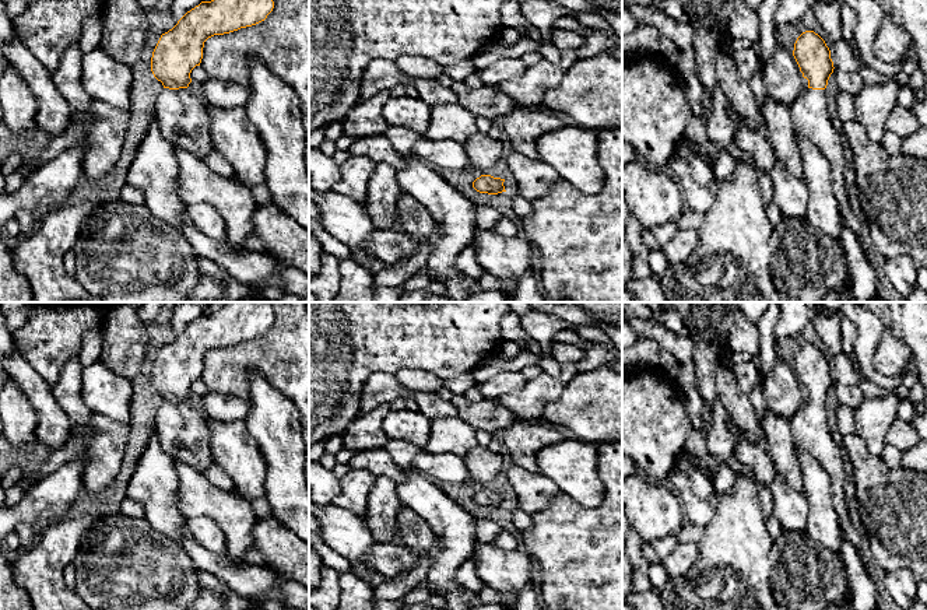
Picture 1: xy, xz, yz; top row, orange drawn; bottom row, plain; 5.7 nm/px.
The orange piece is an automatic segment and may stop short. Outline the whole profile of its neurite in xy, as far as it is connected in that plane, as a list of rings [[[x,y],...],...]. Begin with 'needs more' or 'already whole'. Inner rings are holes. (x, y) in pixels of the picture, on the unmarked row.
needs more | [[[222,302],[217,312],[201,315],[187,325],[172,343],[161,348],[152,365],[151,385],[164,399],[155,416],[155,431],[162,451],[171,459],[187,463],[204,474],[213,462],[211,432],[206,413],[189,400],[190,386],[200,379],[204,355],[208,351],[256,339],[264,334],[273,322],[271,302]]]

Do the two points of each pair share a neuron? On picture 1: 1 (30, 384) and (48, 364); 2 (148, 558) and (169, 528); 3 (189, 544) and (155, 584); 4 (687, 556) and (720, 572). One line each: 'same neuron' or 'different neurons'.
1: different neurons
2: different neurons
3: different neurons
4: different neurons

